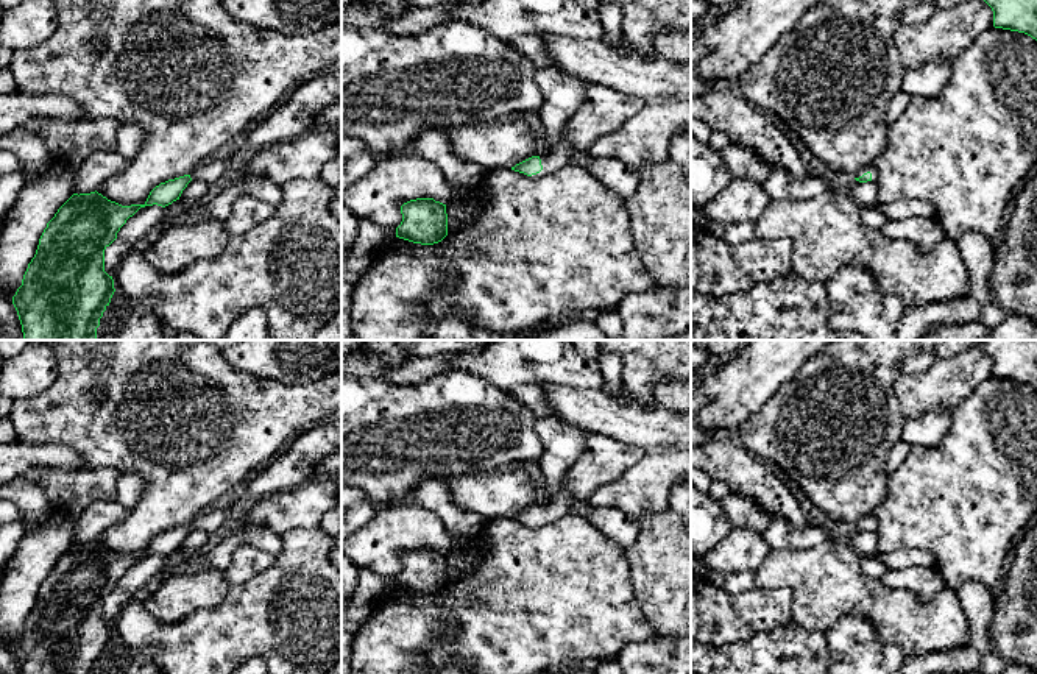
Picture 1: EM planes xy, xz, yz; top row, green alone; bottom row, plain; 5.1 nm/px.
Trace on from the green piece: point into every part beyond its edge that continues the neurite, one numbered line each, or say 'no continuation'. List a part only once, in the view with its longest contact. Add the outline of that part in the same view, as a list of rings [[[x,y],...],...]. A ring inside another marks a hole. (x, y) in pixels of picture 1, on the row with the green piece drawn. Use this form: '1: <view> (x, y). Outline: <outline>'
1: xz (560, 155). Outline: [[[565,123],[565,126],[561,128],[561,131],[558,134],[557,147],[552,151],[543,153],[540,156],[543,172],[550,173],[554,170],[563,168],[565,165],[569,164],[569,159],[575,151],[577,150],[574,148],[571,139],[568,137],[566,123]]]

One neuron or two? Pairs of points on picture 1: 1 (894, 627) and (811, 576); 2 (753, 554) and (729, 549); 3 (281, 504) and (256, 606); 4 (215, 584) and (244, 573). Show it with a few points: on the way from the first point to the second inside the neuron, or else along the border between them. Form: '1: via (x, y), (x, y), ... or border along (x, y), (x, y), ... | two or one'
1: via (874, 607), (861, 595), (831, 585) | one
2: via (747, 554), (735, 551) | one
3: border along (317, 526), (292, 528), (281, 534) | two
4: border along (223, 571), (230, 585) | two

